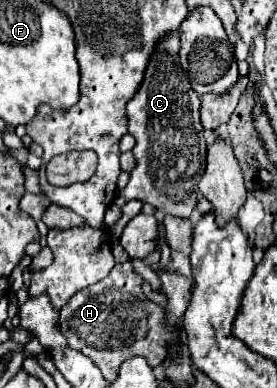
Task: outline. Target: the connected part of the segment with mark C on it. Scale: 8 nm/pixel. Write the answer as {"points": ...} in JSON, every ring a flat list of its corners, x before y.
{"points":[[179,30,163,38,151,54,145,80,127,104,129,134,137,140,133,154,137,160,129,184,119,190,113,203,123,207,129,200,149,202,161,214,189,218,199,196,199,178,205,170,207,142,199,122,199,96,191,90,187,74,179,64]]}

